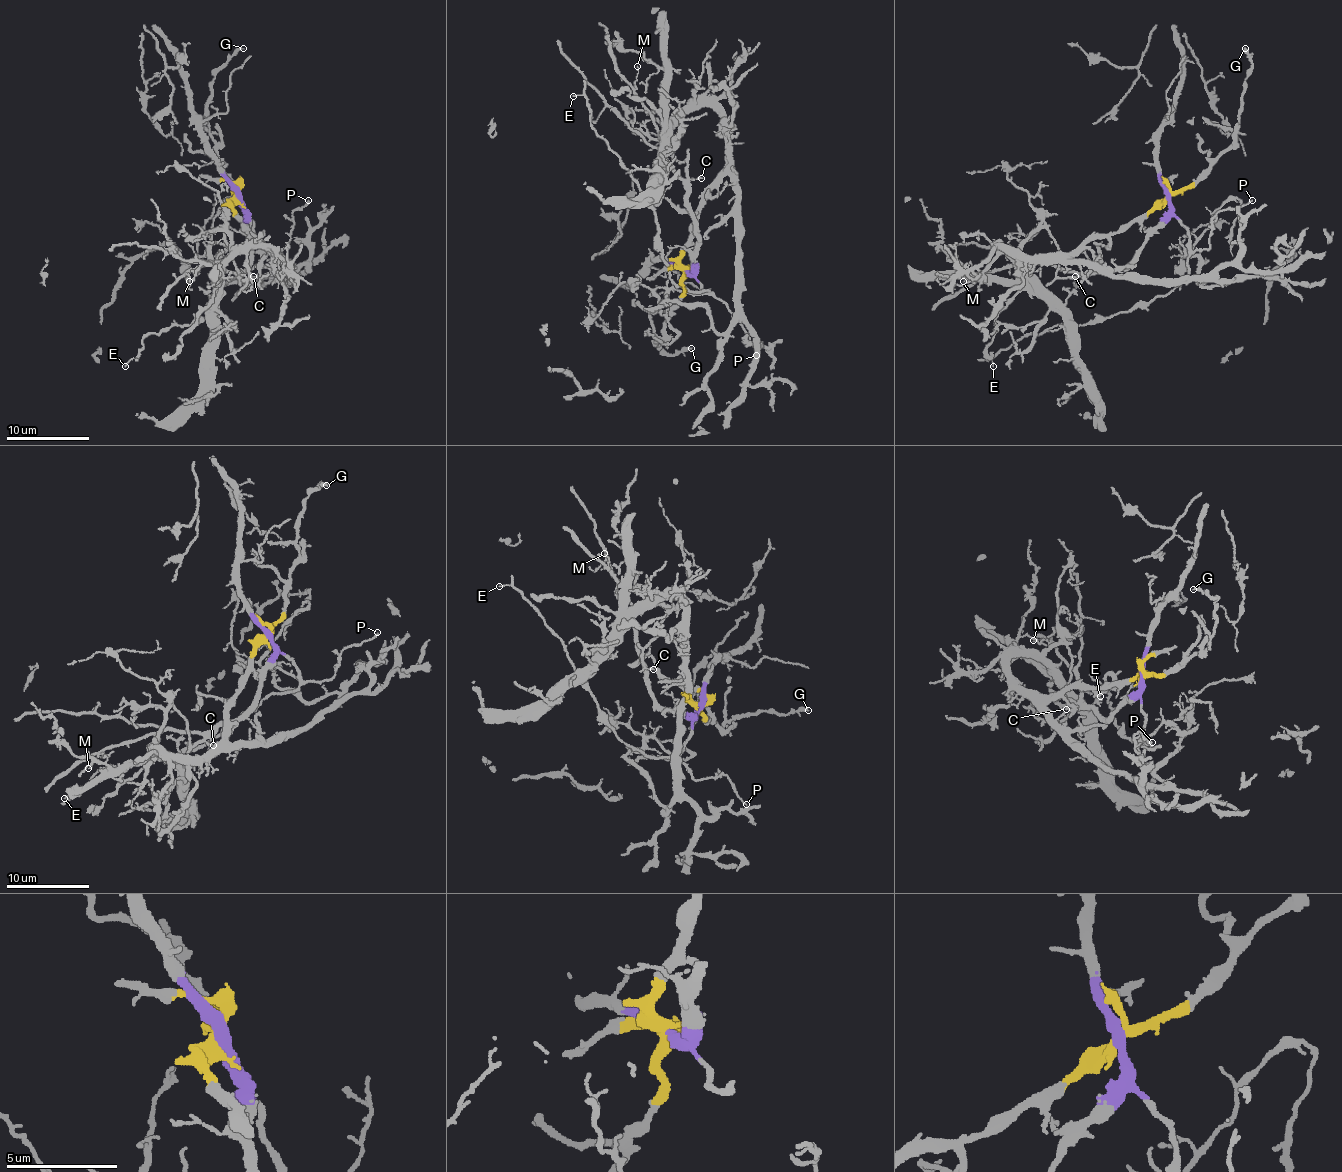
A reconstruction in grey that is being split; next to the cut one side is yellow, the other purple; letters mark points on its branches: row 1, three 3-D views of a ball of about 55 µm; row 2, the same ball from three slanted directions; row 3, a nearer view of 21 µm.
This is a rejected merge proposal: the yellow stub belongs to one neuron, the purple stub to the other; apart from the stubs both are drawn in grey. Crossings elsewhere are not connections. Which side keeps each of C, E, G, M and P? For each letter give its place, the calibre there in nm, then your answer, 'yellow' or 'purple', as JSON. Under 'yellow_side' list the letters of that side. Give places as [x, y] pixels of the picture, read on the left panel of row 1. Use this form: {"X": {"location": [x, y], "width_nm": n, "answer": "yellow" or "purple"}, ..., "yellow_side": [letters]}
{"C": {"location": [253, 276], "width_nm": 120, "answer": "purple"}, "E": {"location": [125, 366], "width_nm": 100, "answer": "purple"}, "G": {"location": [243, 48], "width_nm": 300, "answer": "yellow"}, "M": {"location": [189, 281], "width_nm": 90, "answer": "purple"}, "P": {"location": [308, 200], "width_nm": 140, "answer": "purple"}, "yellow_side": ["G"]}

